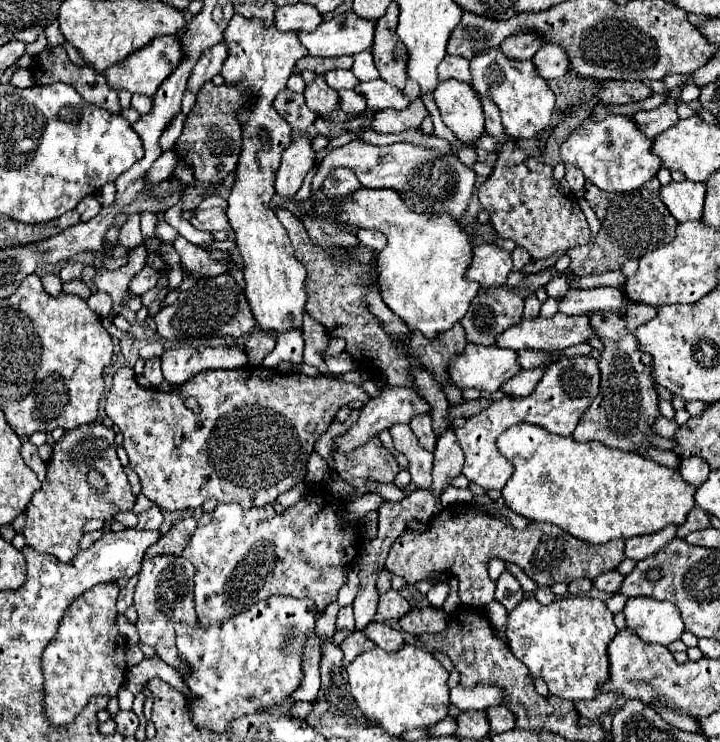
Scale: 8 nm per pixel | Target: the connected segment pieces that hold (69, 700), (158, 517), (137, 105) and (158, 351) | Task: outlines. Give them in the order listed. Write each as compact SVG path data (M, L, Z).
M115 582L97 584L83 592L65 612L57 634L43 650L45 676L45 716L57 724L69 724L93 696L117 698L125 680L125 638L119 634L115 616L119 586Z
M151 508L151 510L139 514L139 524L137 524L137 528L139 528L139 530L159 530L161 522L163 522L161 510L159 510L159 508Z
M135 94L133 100L131 100L131 106L139 112L139 114L147 114L151 110L151 98L149 96L141 96L141 94Z
M153 340L153 342L147 342L147 344L143 344L141 346L141 350L139 350L139 354L141 354L141 358L143 360L149 360L149 358L161 358L161 354L163 354L163 344L159 342L159 340Z

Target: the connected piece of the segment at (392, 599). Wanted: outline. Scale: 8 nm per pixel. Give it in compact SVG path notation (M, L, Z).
M389 590L389 592L385 592L385 594L379 596L377 614L383 620L397 620L403 614L407 614L409 610L411 610L409 602L397 590Z

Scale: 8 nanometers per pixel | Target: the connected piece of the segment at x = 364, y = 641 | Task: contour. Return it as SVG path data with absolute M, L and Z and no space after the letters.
M355 630L351 636L347 636L347 638L341 642L341 650L343 650L343 654L345 654L343 664L349 666L349 664L355 660L355 656L359 656L359 654L363 654L363 652L367 652L367 650L373 650L373 648L375 648L375 644L373 644L363 632Z

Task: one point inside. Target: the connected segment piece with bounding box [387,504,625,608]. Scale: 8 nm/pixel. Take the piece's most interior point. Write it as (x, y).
(461, 542)

